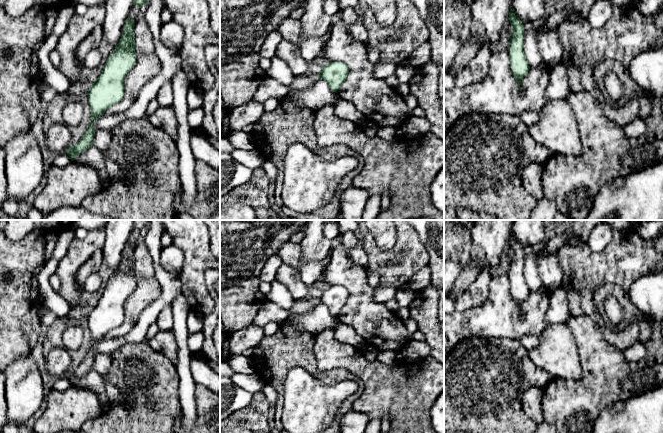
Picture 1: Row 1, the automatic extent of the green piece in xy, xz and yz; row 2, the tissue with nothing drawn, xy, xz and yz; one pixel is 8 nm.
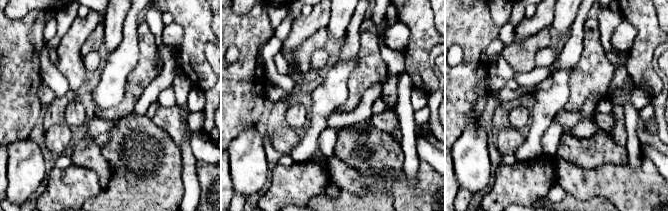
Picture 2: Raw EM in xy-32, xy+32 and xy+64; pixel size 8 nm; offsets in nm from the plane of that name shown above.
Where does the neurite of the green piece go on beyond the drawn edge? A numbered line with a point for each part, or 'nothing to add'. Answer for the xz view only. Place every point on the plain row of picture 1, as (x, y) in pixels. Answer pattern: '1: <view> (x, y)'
nothing to add

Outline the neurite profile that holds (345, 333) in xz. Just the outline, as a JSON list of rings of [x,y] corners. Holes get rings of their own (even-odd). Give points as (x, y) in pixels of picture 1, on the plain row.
[[[337,321],[333,331],[336,339],[339,341],[356,348],[365,348],[365,340],[350,325]]]

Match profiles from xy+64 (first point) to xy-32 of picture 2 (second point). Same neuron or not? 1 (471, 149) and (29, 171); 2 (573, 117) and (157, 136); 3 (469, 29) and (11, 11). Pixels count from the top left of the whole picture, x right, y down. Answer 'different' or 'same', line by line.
1: same
2: different
3: different

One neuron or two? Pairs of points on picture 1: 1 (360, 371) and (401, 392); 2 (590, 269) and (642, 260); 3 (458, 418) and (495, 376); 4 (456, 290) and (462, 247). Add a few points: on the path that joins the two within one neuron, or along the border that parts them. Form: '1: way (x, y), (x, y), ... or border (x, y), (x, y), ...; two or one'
1: way (370, 372), (391, 391); one
2: way (603, 267), (619, 263), (623, 260), (629, 260); one
3: way (470, 414), (492, 392), (492, 388); one
4: way (465, 279), (465, 262), (463, 258); one

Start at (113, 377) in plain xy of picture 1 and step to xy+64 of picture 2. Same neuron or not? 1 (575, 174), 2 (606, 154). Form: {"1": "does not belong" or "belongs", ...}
{"1": "does not belong", "2": "belongs"}

